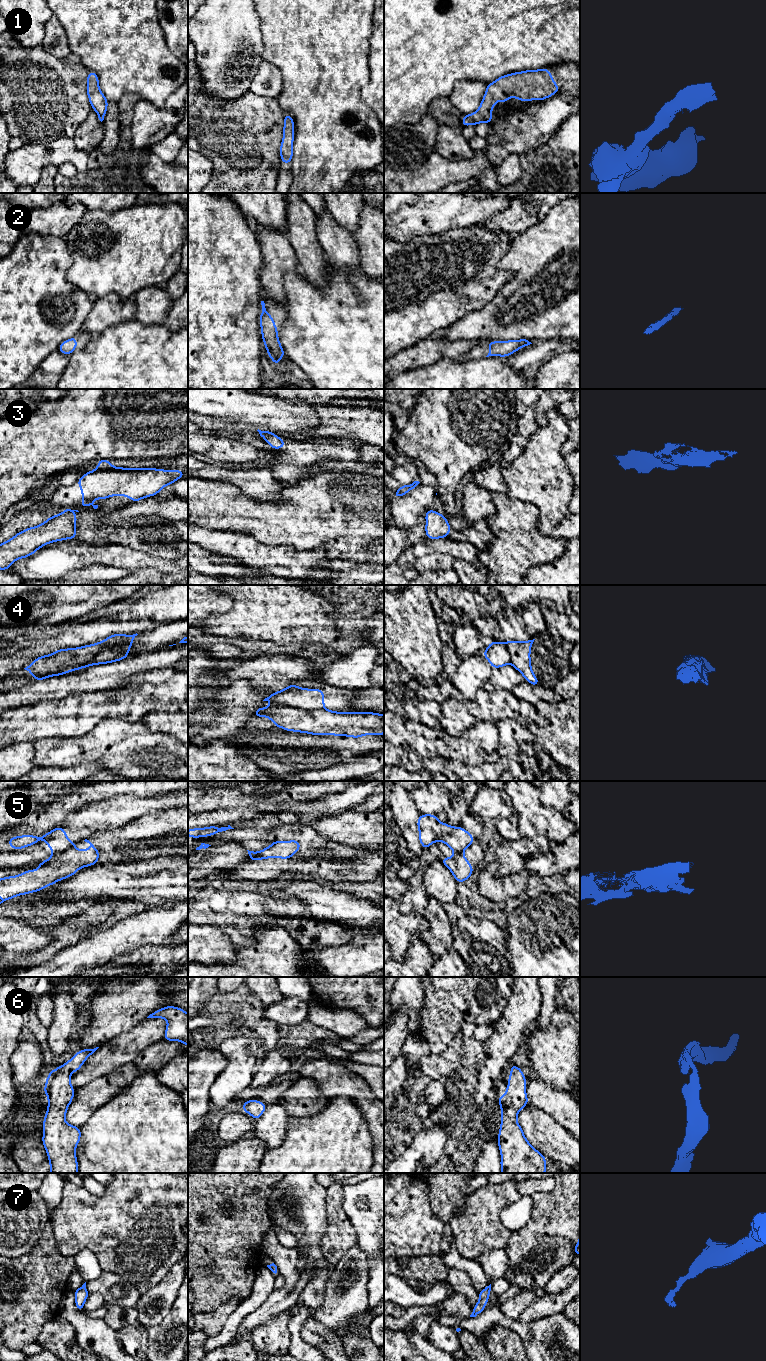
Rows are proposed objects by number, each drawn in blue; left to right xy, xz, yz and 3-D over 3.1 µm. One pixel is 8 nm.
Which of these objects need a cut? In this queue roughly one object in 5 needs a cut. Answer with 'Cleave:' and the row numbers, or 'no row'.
Cleave: 3, 4, 5

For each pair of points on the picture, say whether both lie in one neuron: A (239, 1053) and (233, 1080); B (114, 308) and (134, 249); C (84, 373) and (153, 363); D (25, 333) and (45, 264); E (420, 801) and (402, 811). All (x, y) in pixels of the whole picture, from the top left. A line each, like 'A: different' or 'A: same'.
A: same
B: different
C: same
D: same
E: different

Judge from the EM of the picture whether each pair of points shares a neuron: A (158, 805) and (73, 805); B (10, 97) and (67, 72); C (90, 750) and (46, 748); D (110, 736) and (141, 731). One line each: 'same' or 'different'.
A: different
B: same
C: same
D: same

